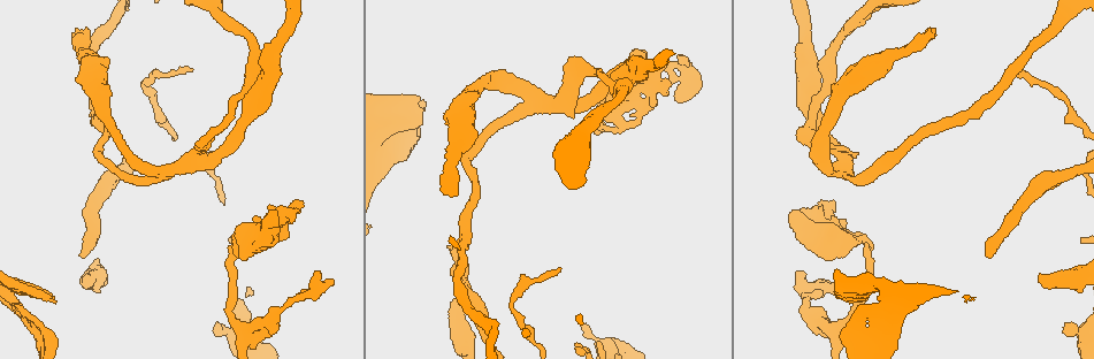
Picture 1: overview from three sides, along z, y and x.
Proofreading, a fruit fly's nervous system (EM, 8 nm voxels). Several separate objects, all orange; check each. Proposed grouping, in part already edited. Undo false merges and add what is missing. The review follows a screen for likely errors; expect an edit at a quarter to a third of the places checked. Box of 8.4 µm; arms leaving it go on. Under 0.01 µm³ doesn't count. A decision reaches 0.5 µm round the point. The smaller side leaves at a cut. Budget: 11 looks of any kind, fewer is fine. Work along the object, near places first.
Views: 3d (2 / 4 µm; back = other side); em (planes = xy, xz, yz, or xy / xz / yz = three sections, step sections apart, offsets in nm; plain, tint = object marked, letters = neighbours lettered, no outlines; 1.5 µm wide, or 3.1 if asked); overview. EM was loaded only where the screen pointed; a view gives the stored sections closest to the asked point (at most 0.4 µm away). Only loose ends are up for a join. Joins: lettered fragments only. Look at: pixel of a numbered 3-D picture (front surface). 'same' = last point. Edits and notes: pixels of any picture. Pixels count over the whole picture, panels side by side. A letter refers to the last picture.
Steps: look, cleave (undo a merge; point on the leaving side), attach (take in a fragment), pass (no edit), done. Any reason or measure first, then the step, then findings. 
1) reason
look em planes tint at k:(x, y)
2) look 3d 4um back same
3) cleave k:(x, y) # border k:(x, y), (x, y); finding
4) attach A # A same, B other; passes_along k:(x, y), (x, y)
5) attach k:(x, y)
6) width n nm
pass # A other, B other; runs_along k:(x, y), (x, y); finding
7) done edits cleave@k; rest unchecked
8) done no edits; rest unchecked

small branch off a trunk
look em planes plain at 1:(605, 76)

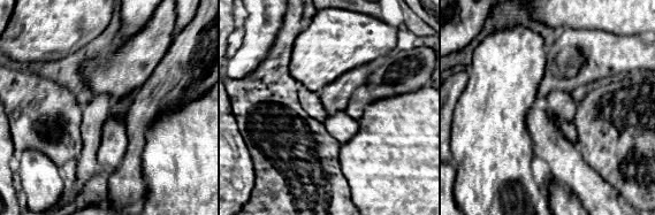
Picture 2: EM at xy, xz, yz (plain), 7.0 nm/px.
what lies round it
look em planes letters same

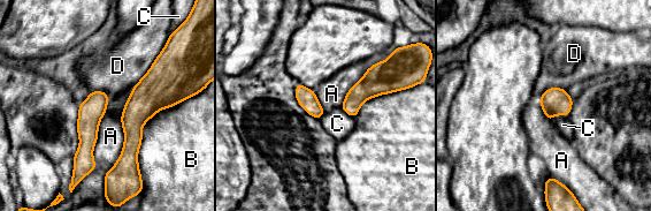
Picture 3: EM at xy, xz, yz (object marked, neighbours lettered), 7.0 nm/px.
pass # A other, B other, C other, D other; runs_along 3:(100, 93), (89, 117), (81, 168); all the same cell

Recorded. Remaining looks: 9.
three-way junction
look em planes tint at 1:(172, 173)

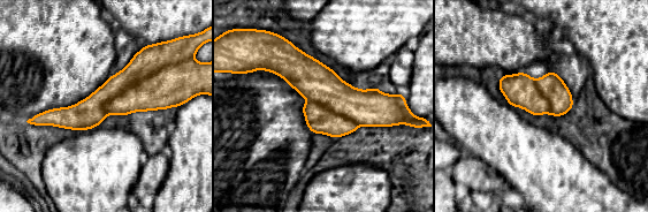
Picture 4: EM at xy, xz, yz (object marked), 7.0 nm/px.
look em planes letters same

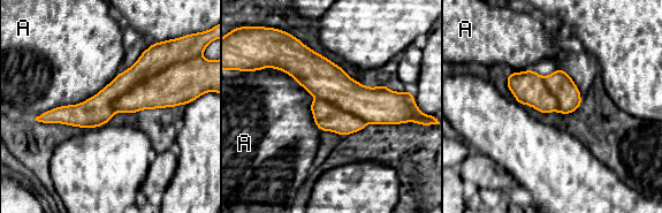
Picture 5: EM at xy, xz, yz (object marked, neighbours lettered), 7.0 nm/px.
pass # A other; runs_along 5:(180, 101), (43, 119); one cell here

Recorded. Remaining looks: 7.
abrupt turn
look em xz step 8 tint at 1:(868, 245)

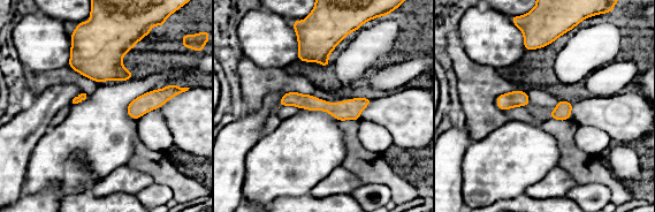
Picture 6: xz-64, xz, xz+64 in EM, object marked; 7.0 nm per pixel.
another direction
look em planes letters same

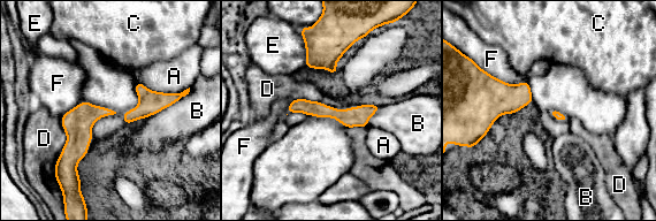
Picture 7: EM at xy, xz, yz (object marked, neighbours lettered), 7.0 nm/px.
pass # A other, B other, C other, D other, E other, F other; one cell here

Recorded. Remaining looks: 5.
look em planes letters at 1:(795, 214)

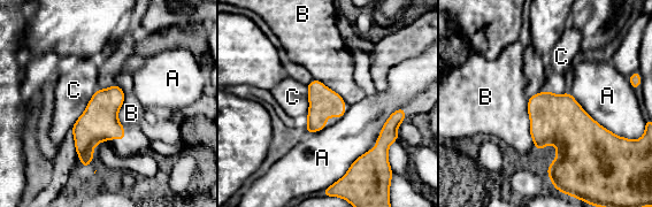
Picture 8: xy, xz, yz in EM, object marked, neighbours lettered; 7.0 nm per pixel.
pass # A other, B other, C other; no lettered fragment goes on from it

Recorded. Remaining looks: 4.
done no edits; rest unchecked

